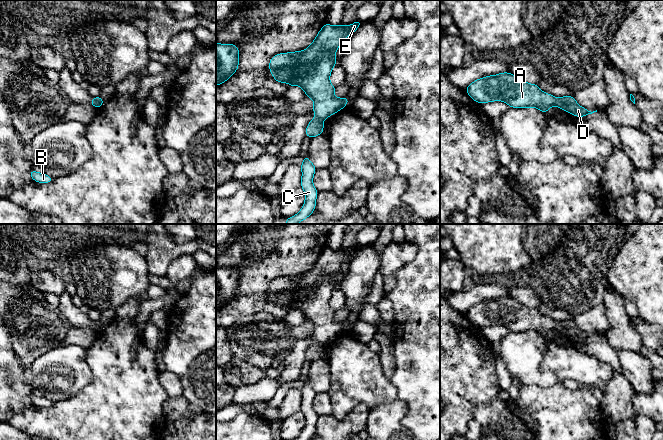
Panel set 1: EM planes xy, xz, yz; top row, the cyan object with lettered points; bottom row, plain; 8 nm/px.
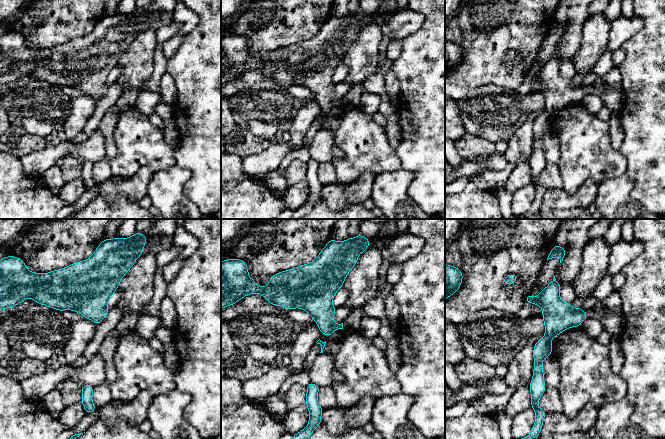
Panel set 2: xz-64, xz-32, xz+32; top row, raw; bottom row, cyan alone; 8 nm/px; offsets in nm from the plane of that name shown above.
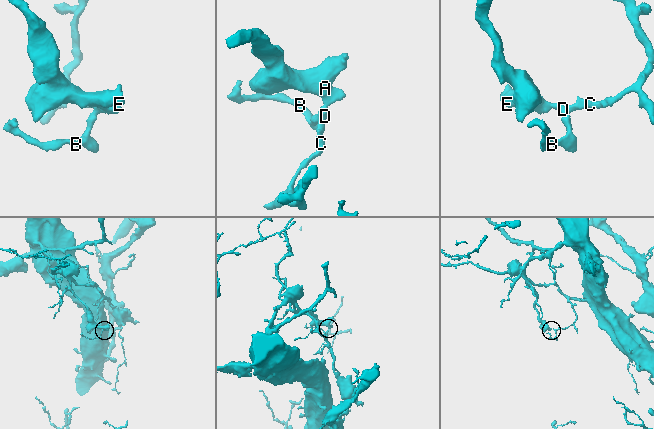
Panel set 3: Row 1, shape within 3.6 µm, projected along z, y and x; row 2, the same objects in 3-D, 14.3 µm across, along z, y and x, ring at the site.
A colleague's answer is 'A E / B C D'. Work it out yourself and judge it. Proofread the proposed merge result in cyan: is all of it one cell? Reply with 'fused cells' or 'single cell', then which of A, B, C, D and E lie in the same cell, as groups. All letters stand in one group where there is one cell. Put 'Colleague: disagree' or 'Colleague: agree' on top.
Colleague: agree
fused cells | A E / B C D

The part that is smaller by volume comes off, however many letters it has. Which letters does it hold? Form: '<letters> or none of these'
B, C, D

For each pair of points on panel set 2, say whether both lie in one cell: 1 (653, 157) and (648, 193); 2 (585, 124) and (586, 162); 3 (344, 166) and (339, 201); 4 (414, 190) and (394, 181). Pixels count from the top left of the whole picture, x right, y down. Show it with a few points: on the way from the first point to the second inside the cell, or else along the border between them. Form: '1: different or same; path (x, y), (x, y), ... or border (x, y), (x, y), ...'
1: same; path (648, 165), (648, 184)
2: same; path (586, 133), (586, 153)
3: different; border (362, 172), (349, 183), (338, 182)
4: different; border (402, 167), (413, 173), (407, 194), (420, 207)

